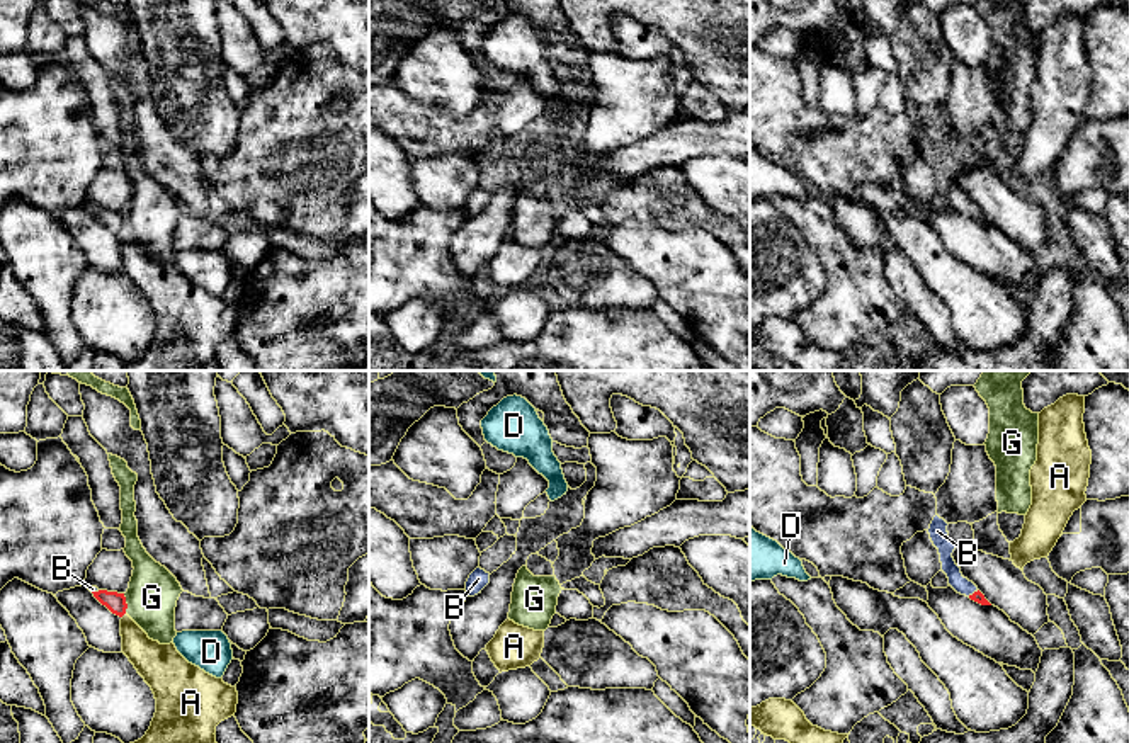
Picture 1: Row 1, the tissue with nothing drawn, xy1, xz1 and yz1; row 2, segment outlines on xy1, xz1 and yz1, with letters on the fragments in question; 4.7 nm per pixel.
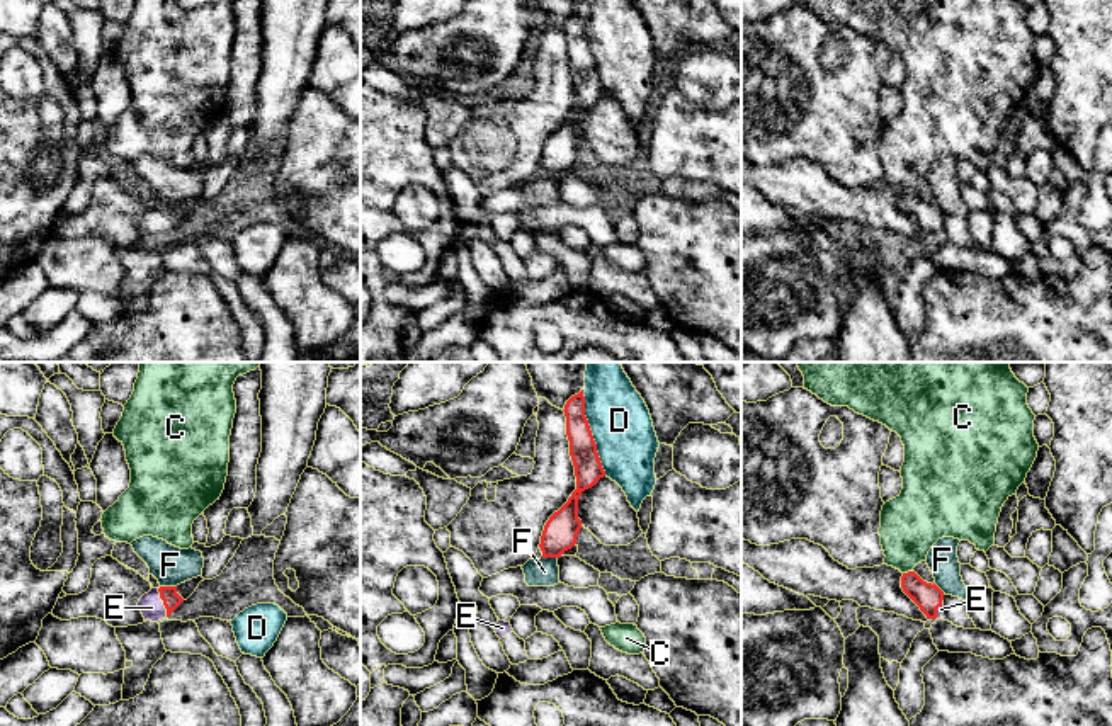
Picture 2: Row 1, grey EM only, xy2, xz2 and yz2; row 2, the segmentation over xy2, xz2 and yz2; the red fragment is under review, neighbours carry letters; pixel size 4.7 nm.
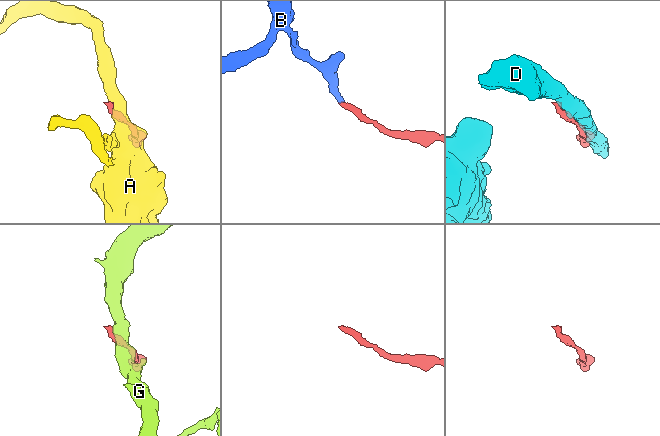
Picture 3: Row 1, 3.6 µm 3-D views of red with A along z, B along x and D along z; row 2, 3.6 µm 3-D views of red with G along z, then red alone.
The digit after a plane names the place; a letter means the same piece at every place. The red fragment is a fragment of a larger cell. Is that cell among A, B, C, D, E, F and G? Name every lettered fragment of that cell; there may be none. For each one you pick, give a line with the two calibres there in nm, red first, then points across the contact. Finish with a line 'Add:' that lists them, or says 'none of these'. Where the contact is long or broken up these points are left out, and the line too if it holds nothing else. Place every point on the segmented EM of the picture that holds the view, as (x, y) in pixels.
B: Thickness 50 nm (red) against 80 nm. Path across: yz1 (978, 597), (975, 592), (954, 575), (946, 548)
E: Thickness 80 nm (red) against 120 nm. Path across: xy2 (170, 599), (164, 602), (152, 607)
Add: B, E

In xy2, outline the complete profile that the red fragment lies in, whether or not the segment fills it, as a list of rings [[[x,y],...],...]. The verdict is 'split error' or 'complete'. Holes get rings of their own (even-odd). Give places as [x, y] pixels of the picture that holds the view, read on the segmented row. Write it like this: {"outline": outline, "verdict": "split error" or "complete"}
{"outline": [[[160,587],[145,593],[138,607],[145,621],[158,622],[167,619],[182,602],[184,598],[177,593],[177,587]]], "verdict": "split error"}

